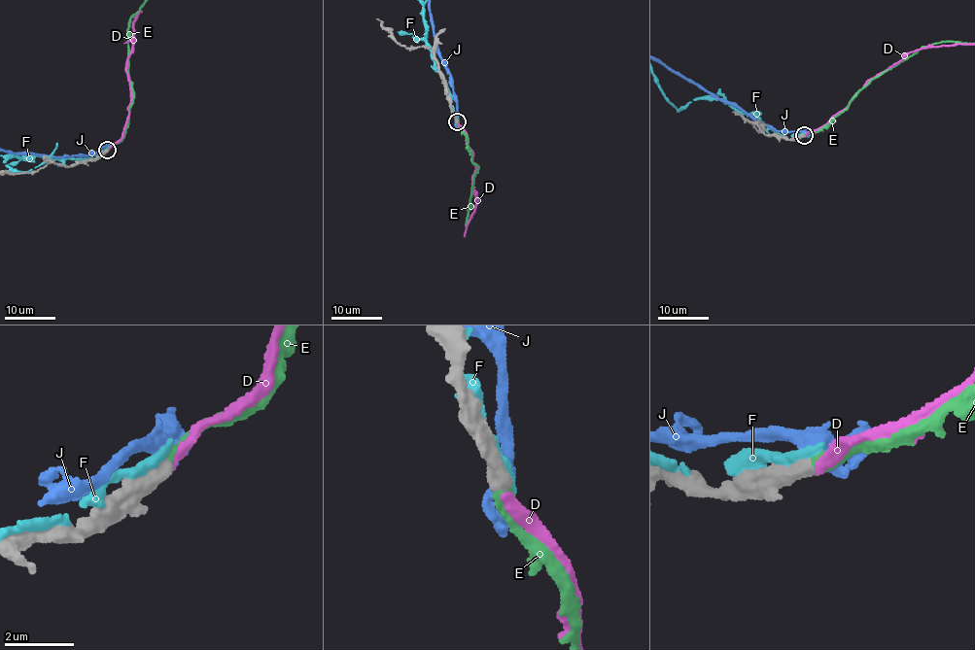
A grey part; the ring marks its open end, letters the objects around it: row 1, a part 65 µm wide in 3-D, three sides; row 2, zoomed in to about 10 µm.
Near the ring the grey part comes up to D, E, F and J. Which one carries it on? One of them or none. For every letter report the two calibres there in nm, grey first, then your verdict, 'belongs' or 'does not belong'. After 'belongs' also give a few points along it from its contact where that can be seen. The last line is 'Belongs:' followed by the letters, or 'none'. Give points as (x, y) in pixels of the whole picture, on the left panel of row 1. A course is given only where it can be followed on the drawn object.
D: 480 nm thick on the grey side, 280 nm on the other; does not belong
E: 500 nm thick on the grey side, 300 nm on the other; belongs
F: 650 nm thick on the grey side, 300 nm on the other; does not belong
J: 500 nm thick on the grey side, 420 nm on the other; does not belong
Belongs: E

